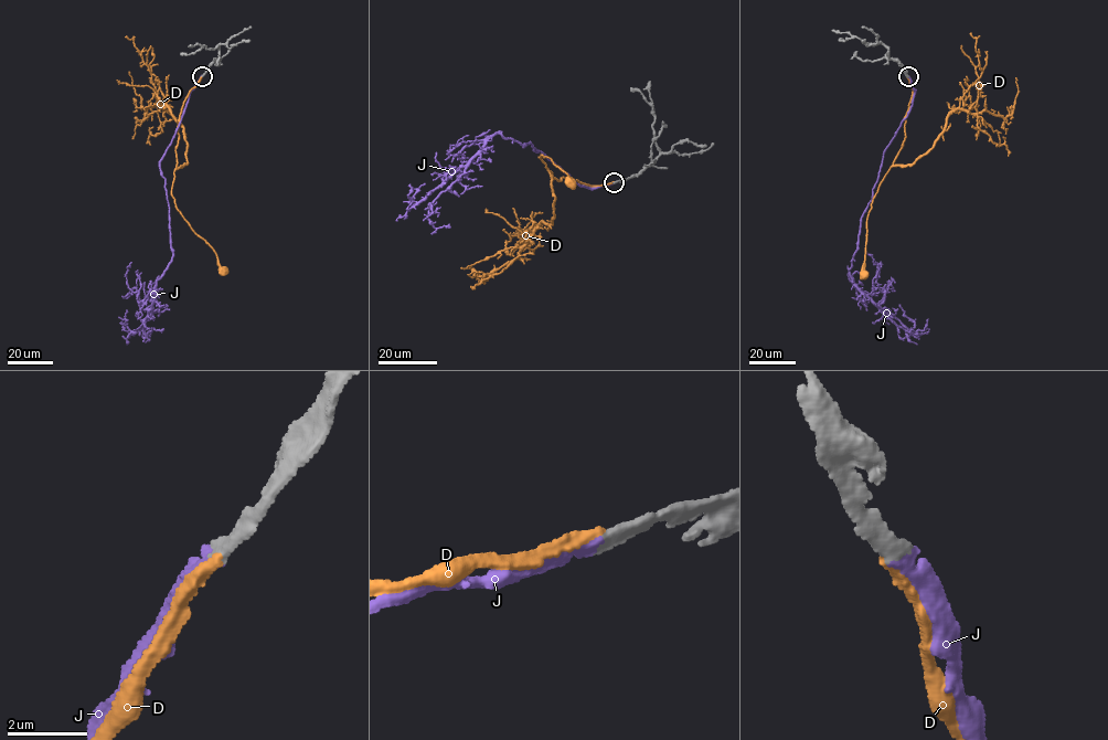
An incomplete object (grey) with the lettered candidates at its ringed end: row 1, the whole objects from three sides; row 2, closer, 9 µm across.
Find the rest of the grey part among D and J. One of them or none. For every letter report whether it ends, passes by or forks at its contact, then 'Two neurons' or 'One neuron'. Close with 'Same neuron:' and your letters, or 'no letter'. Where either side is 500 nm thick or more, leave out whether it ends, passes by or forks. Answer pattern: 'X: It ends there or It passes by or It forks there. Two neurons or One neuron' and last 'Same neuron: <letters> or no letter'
D: It ends there. Two neurons
J: It ends there. One neuron
Same neuron: J

